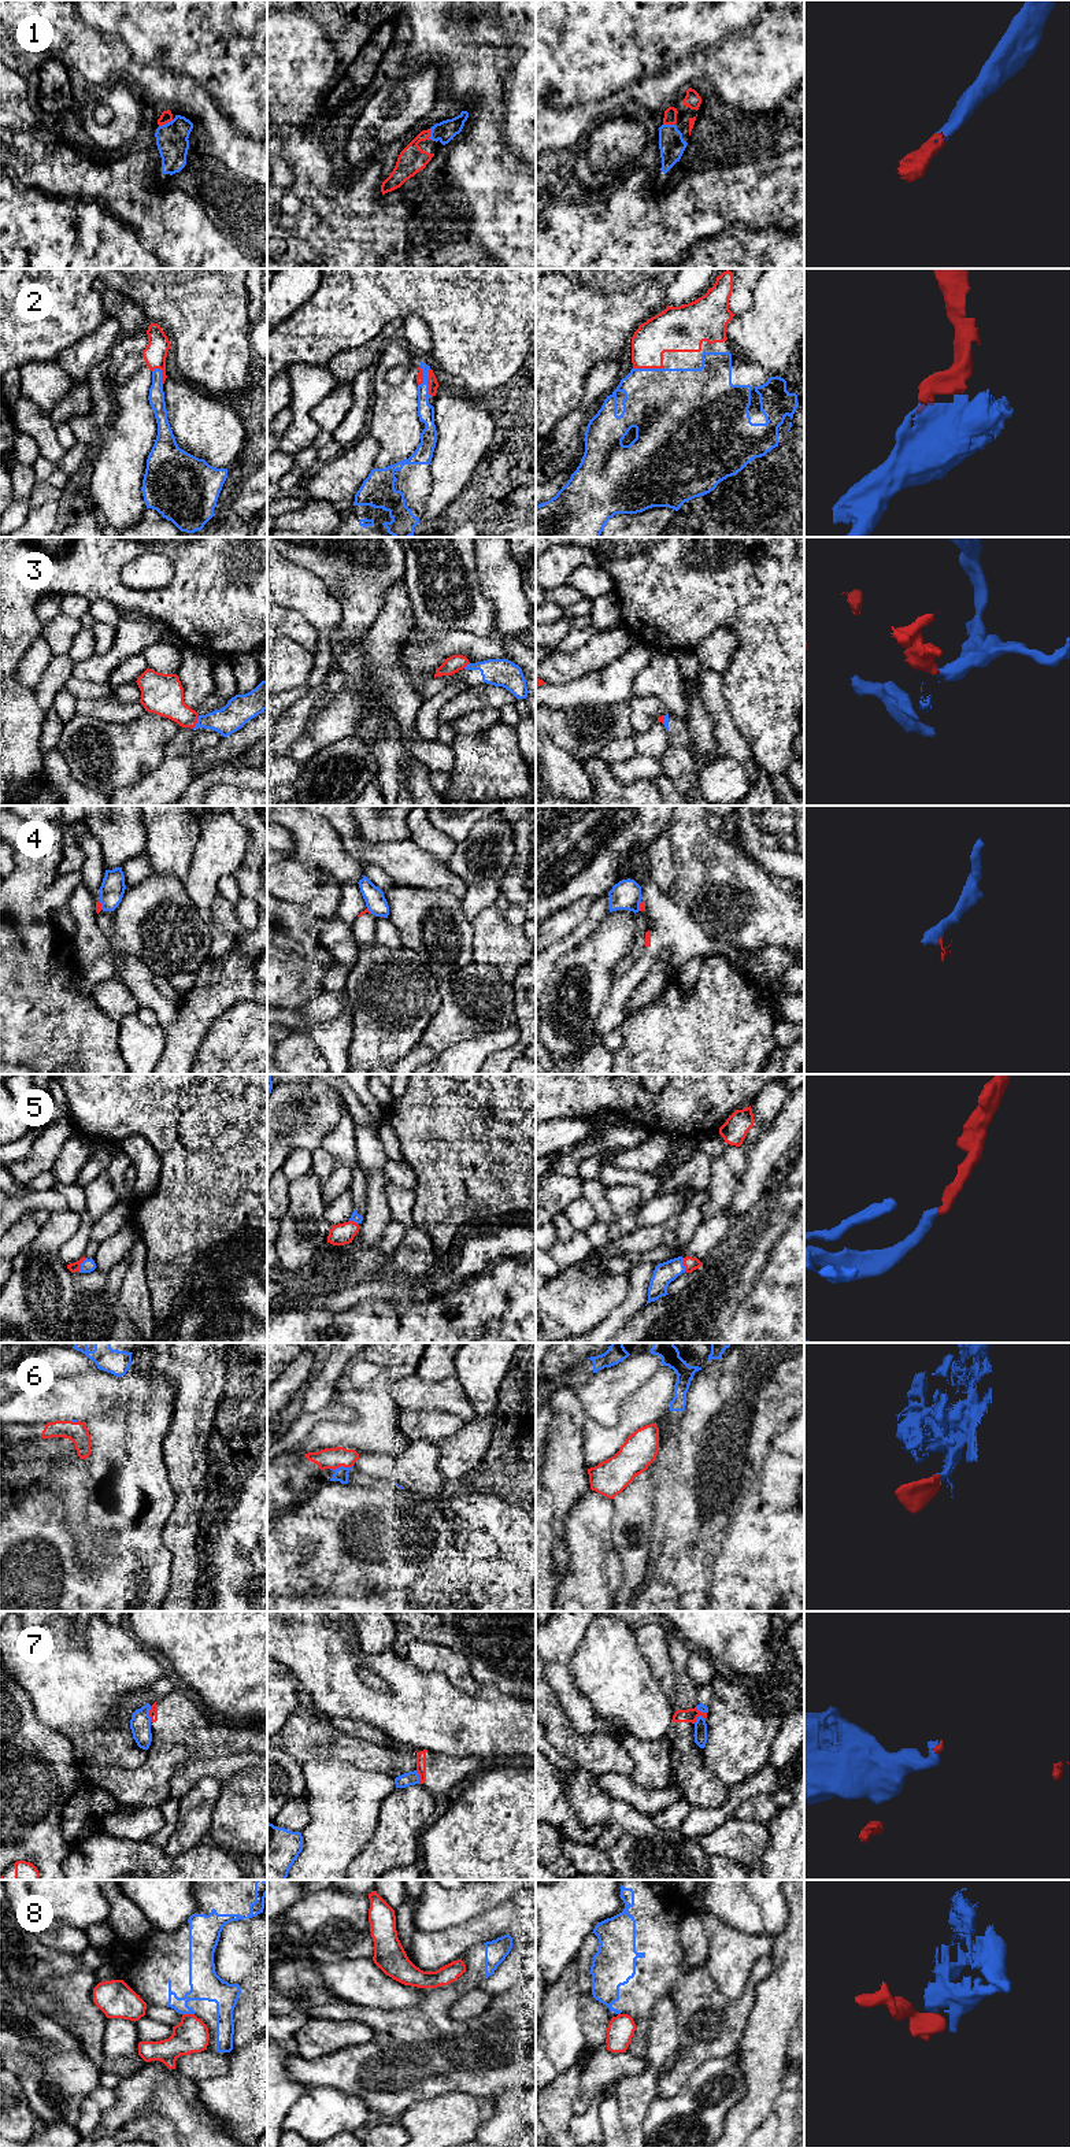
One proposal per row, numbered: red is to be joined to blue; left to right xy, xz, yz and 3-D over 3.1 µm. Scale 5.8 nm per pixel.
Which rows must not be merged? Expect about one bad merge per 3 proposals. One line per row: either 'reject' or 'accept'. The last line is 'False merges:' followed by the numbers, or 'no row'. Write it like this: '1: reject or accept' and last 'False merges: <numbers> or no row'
1: accept
2: accept
3: reject
4: reject
5: accept
6: reject
7: reject
8: reject
False merges: 3, 4, 6, 7, 8

